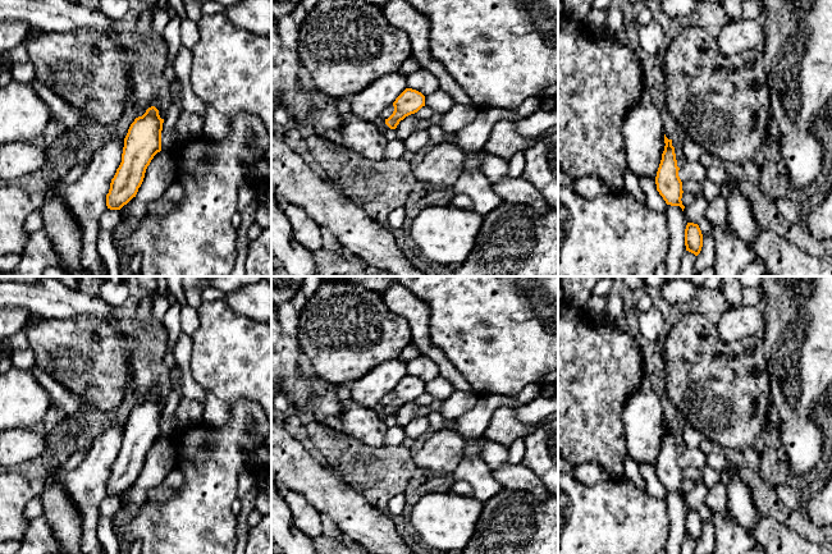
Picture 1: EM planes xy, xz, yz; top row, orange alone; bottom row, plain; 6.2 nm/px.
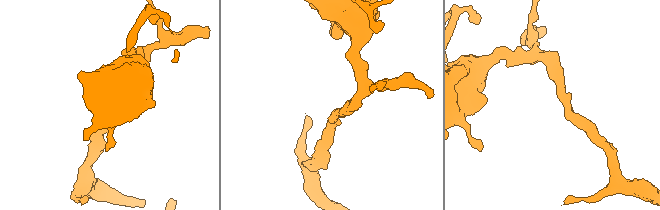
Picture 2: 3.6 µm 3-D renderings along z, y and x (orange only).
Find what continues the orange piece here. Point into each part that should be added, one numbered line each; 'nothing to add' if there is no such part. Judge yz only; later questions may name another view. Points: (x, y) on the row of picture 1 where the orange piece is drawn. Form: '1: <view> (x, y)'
nothing to add

